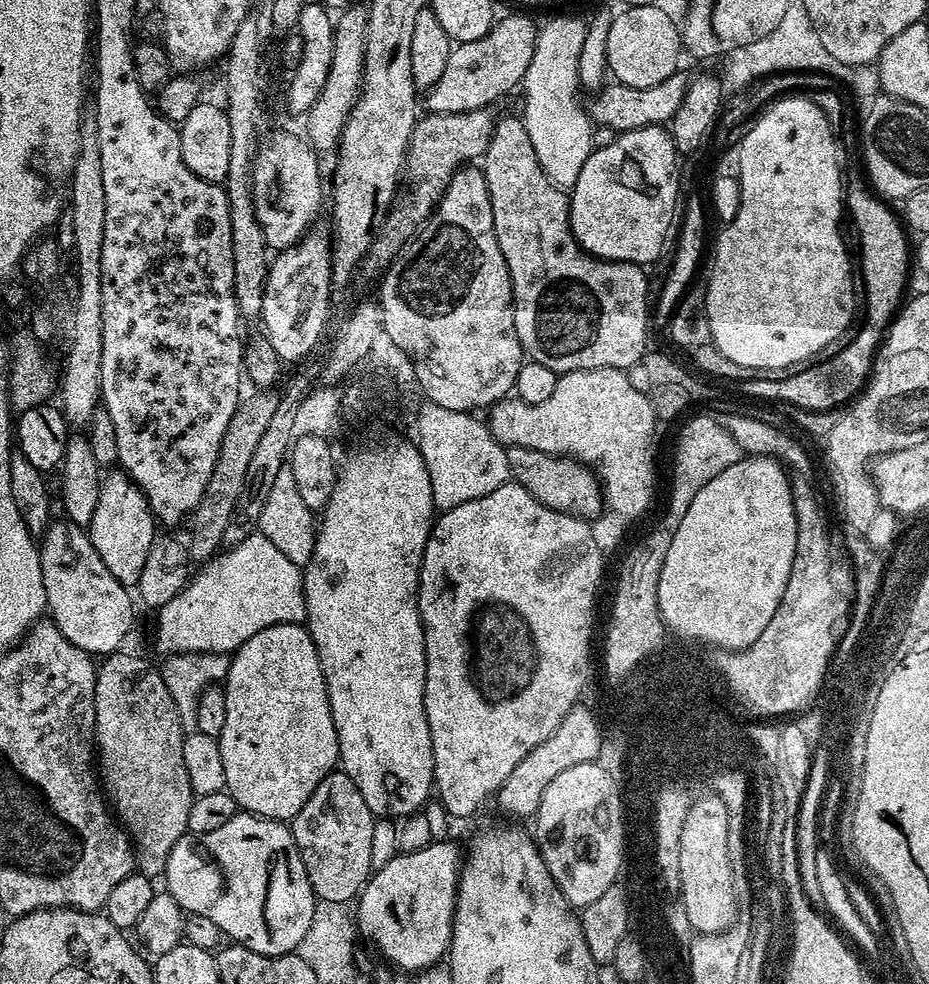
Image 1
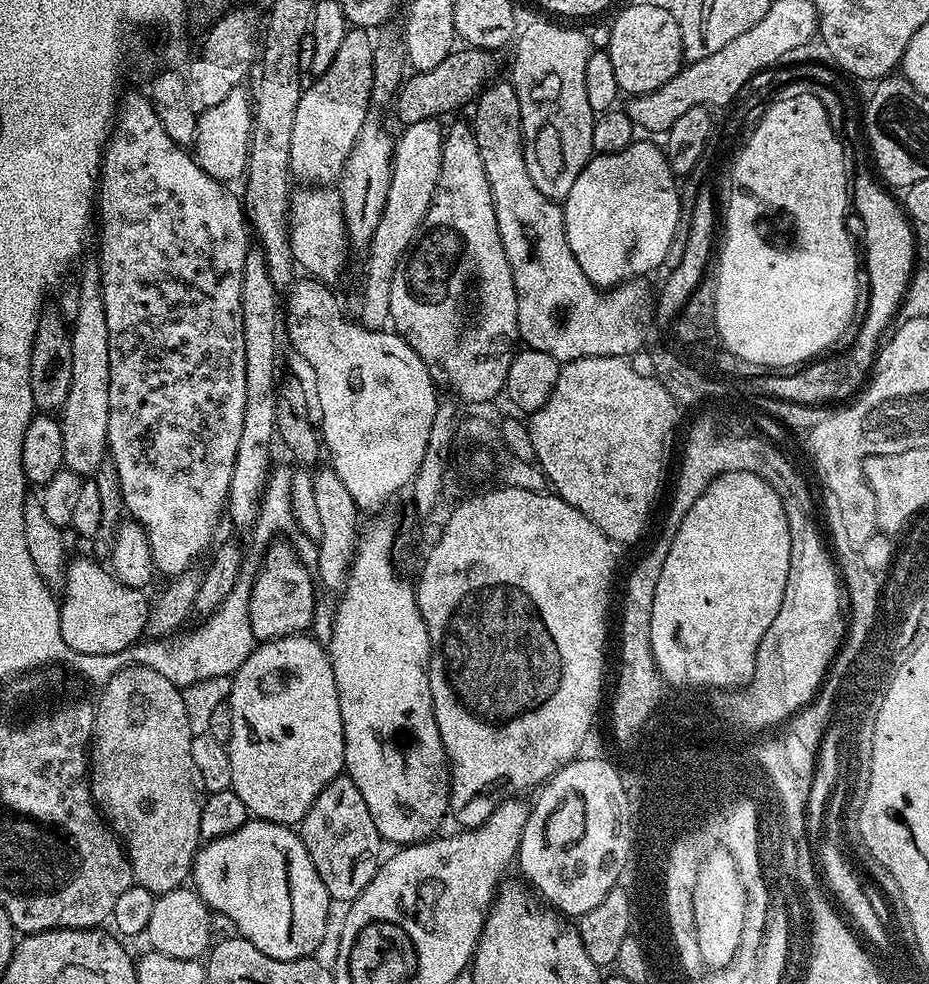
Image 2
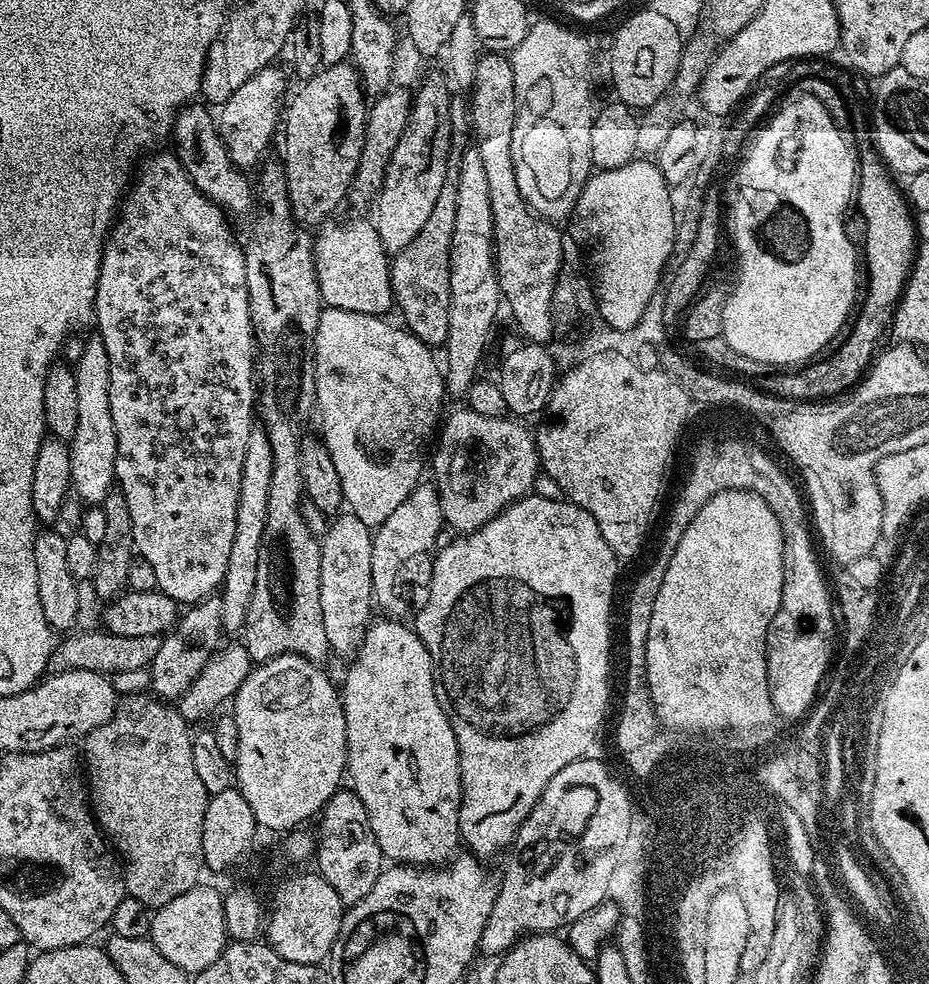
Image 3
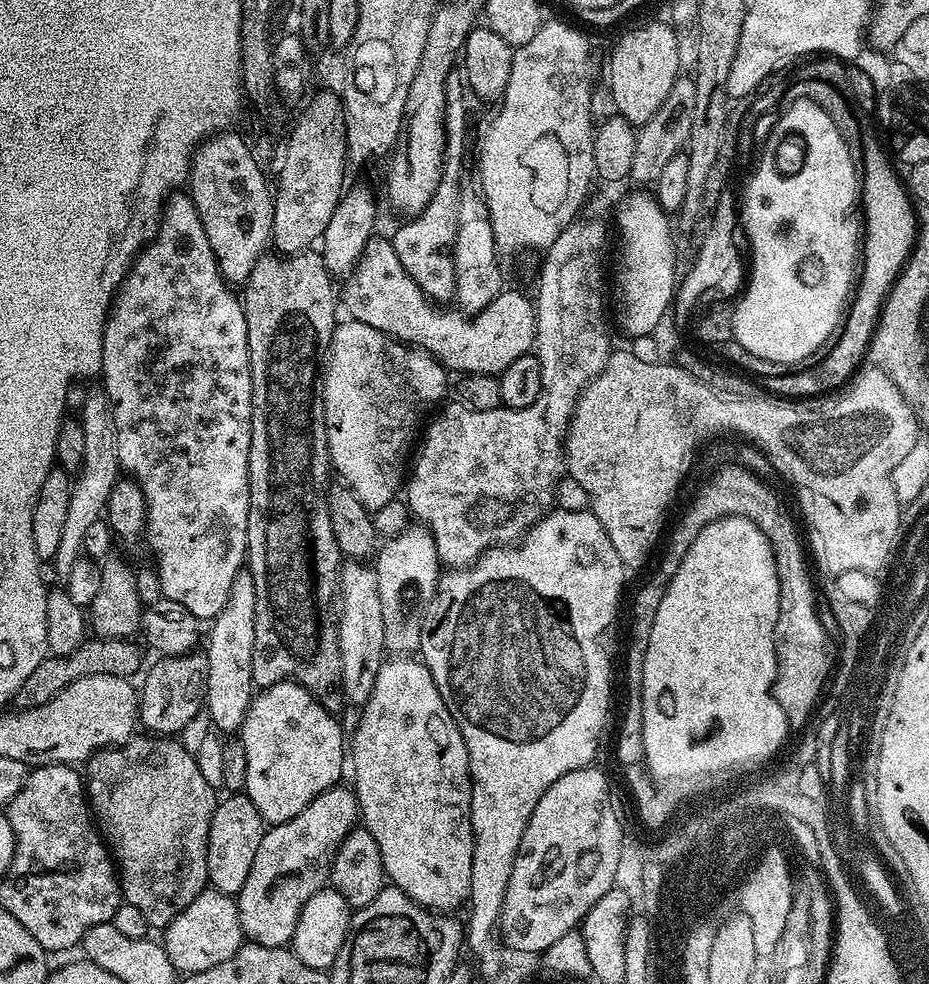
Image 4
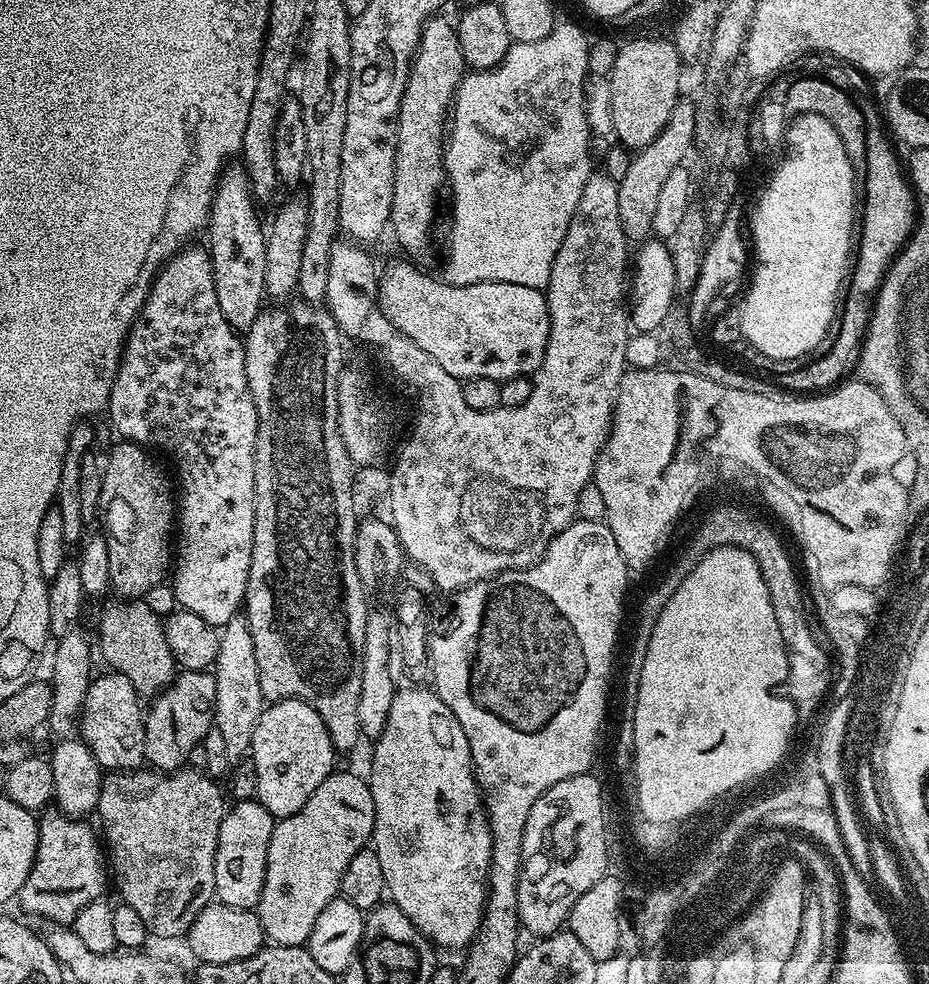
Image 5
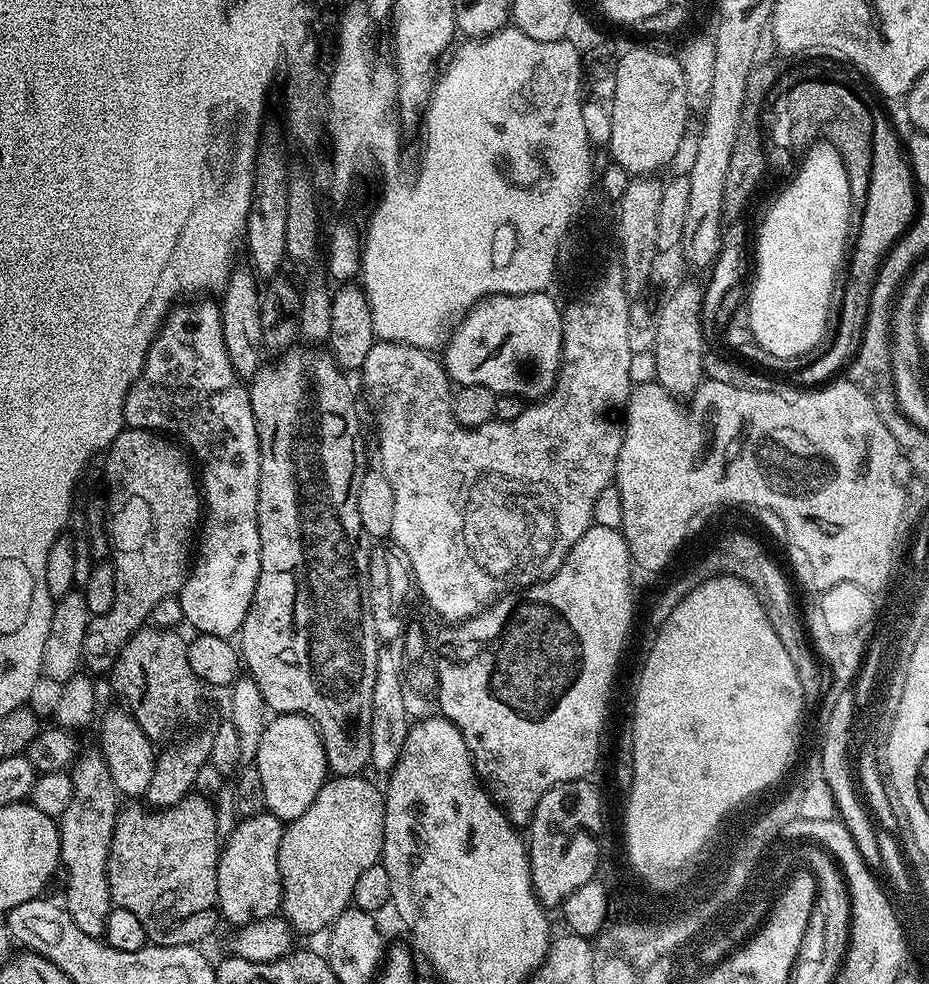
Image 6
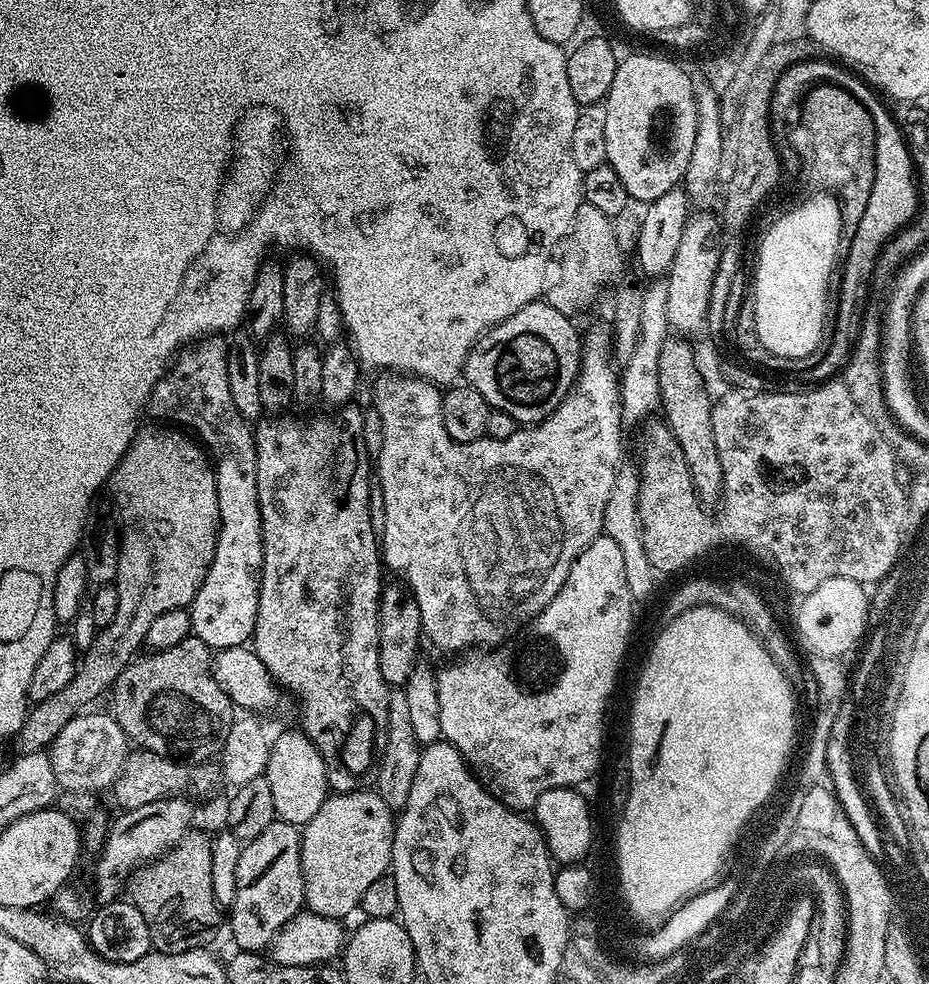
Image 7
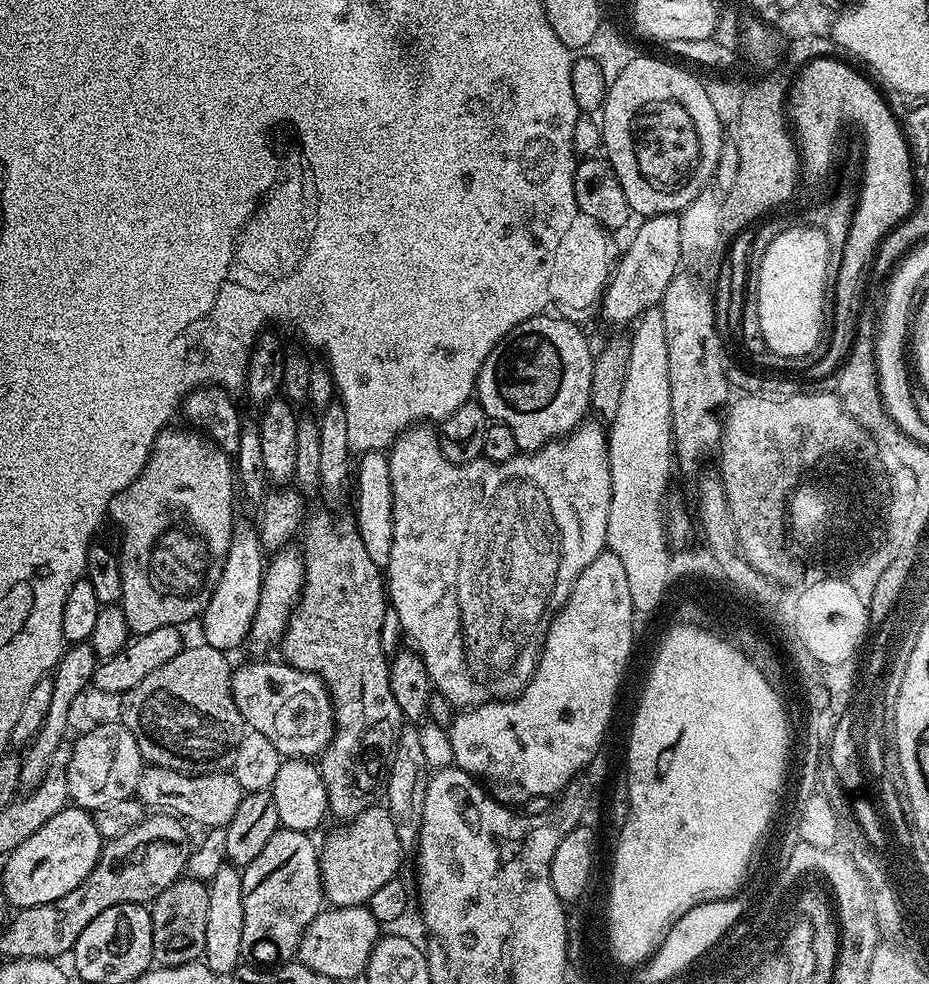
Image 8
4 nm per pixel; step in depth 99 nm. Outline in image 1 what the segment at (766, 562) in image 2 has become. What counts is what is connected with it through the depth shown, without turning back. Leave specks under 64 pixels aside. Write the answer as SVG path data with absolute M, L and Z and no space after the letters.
M748 456L742 458L734 466L722 470L718 478L710 478L702 490L690 502L690 510L682 518L678 530L674 530L674 538L670 542L670 550L666 550L666 558L662 562L662 570L658 578L658 610L664 621L664 627L674 637L681 636L684 640L697 640L700 644L708 644L712 648L744 647L753 641L760 628L772 616L772 608L776 608L776 600L780 600L780 588L784 588L784 576L788 576L788 563L794 562L795 552L792 551L792 500L788 500L788 490L792 487L789 473L781 461L770 456Z

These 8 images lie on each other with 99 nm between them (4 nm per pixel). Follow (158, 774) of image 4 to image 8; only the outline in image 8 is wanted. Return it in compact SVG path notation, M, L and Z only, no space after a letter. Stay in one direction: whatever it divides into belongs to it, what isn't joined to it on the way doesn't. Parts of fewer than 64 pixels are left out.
M179 878L151 902L152 959L157 965L173 968L179 964L199 961L203 957L207 901L208 885L205 881Z

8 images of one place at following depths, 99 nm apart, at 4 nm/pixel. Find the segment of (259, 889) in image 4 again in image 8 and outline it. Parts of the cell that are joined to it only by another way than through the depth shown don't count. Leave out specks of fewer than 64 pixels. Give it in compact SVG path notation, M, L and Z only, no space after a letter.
M384 806L368 808L336 827L340 828L334 829L318 848L324 898L329 905L338 908L359 908L367 905L384 883L397 879L402 855L398 830L394 830L394 822Z

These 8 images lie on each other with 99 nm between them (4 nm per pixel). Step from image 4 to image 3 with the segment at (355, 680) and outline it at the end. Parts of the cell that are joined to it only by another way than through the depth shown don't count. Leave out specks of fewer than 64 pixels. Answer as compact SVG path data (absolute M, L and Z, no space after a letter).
M350 510L341 511L329 524L332 525L328 533L320 540L322 623L326 625L329 649L348 658L363 644L364 633L374 616L370 570L373 529L366 527L362 518Z

